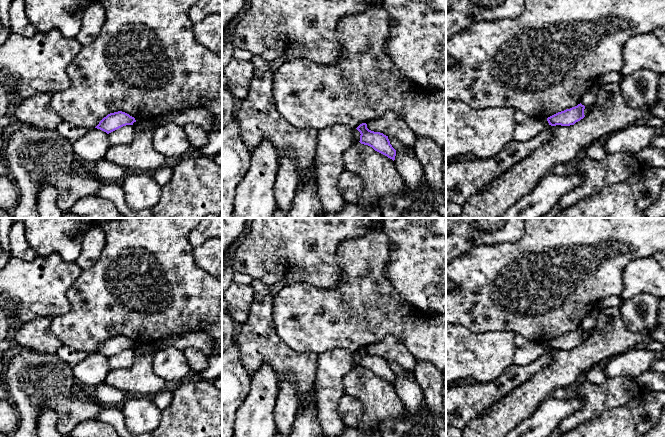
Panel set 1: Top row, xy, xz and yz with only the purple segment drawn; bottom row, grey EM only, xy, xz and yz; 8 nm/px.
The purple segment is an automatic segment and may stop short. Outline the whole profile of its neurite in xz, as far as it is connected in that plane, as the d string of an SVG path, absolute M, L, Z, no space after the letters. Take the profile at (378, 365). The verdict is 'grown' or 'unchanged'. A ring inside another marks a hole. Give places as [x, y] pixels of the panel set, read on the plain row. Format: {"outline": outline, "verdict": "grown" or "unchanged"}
{"outline": "M366 347L356 352L360 356L360 367L372 371L375 375L395 384L396 374L390 368L388 360L380 356L374 356L367 352Z", "verdict": "unchanged"}

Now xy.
{"outline": "M118 335L108 338L99 346L95 352L109 358L123 350L133 349L134 346L136 346L134 341L125 336Z", "verdict": "unchanged"}

